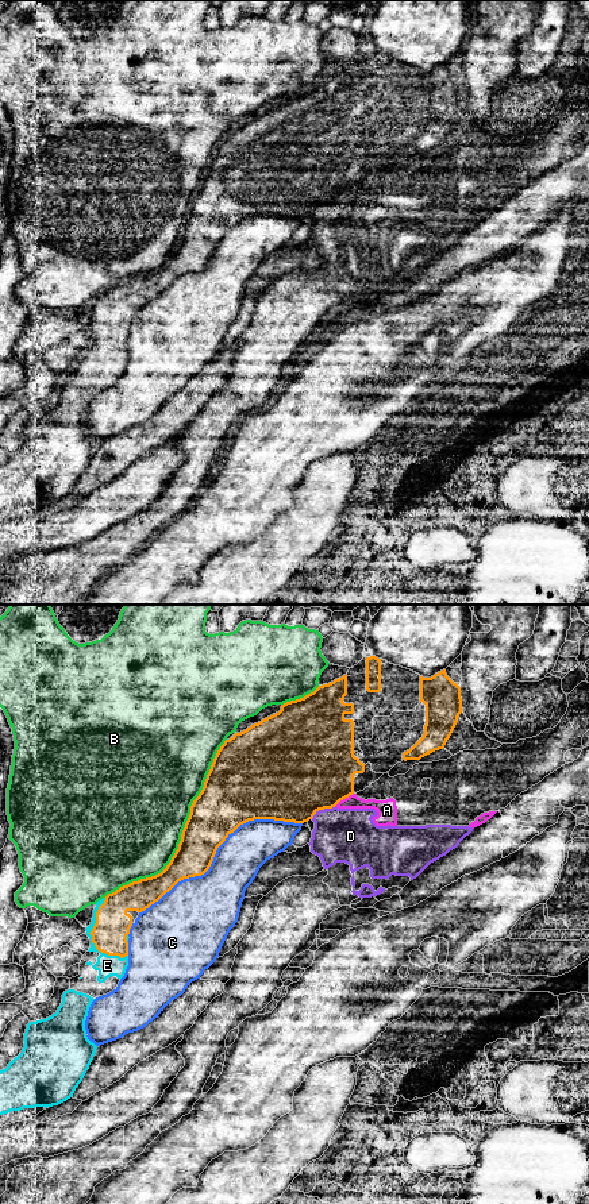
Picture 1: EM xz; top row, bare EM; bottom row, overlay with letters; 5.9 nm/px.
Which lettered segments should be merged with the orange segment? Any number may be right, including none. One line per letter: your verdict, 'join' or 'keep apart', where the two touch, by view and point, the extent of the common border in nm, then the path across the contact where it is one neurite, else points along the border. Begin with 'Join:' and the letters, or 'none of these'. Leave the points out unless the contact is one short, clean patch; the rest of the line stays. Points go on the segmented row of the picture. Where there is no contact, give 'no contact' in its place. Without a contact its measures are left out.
Join: none of these
A: keep apart | xz (343, 798) | 150 nm | along xz (353, 792), (334, 806)
B: keep apart | xz (183, 833) | 1200 nm
C: keep apart | xz (216, 849) | 1100 nm
D: keep apart | xz (322, 809) | 160 nm | along xz (334, 806), (320, 809), (311, 818)
E: keep apart | xz (91, 934) | 380 nm

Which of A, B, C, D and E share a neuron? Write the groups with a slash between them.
A D / B E / C

